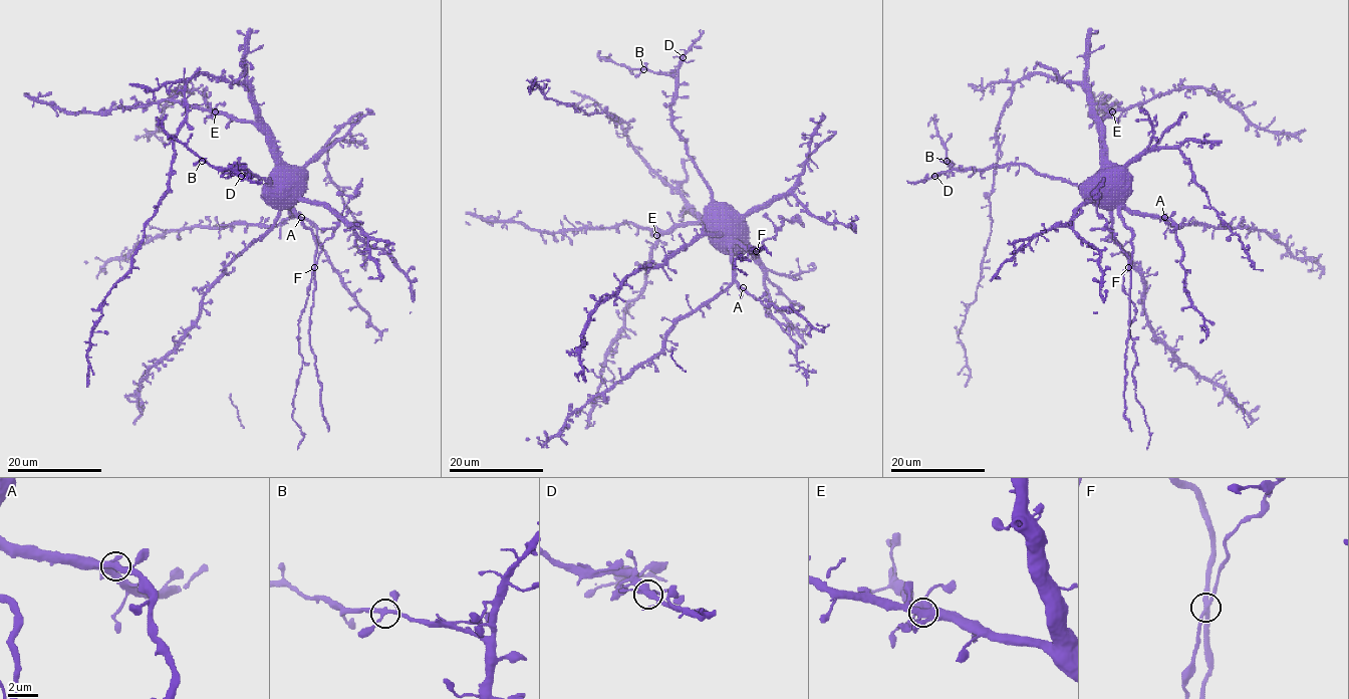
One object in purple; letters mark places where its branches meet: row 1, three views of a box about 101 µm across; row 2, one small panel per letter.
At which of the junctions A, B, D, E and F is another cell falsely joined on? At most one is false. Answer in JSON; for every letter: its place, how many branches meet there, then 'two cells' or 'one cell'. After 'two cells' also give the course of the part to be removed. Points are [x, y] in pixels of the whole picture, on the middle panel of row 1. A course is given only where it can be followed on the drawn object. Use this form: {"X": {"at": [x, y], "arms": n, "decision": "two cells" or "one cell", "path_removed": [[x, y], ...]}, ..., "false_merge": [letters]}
{"A": {"at": [743, 287], "arms": 4, "decision": "one cell"}, "B": {"at": [643, 69], "arms": 4, "decision": "one cell"}, "D": {"at": [683, 57], "arms": 4, "decision": "one cell"}, "E": {"at": [656, 235], "arms": 4, "decision": "one cell"}, "F": {"at": [756, 251], "arms": 4, "decision": "two cells", "path_removed": [[756, 252], [753, 246], [746, 258], [740, 252], [745, 259], [736, 259], [734, 268], [745, 273], [739, 269]]}, "false_merge": ["F"]}

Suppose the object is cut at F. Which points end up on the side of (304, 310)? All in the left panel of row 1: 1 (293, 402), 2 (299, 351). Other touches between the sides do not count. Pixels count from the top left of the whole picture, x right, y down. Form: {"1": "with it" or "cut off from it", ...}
{"1": "with it", "2": "with it"}

